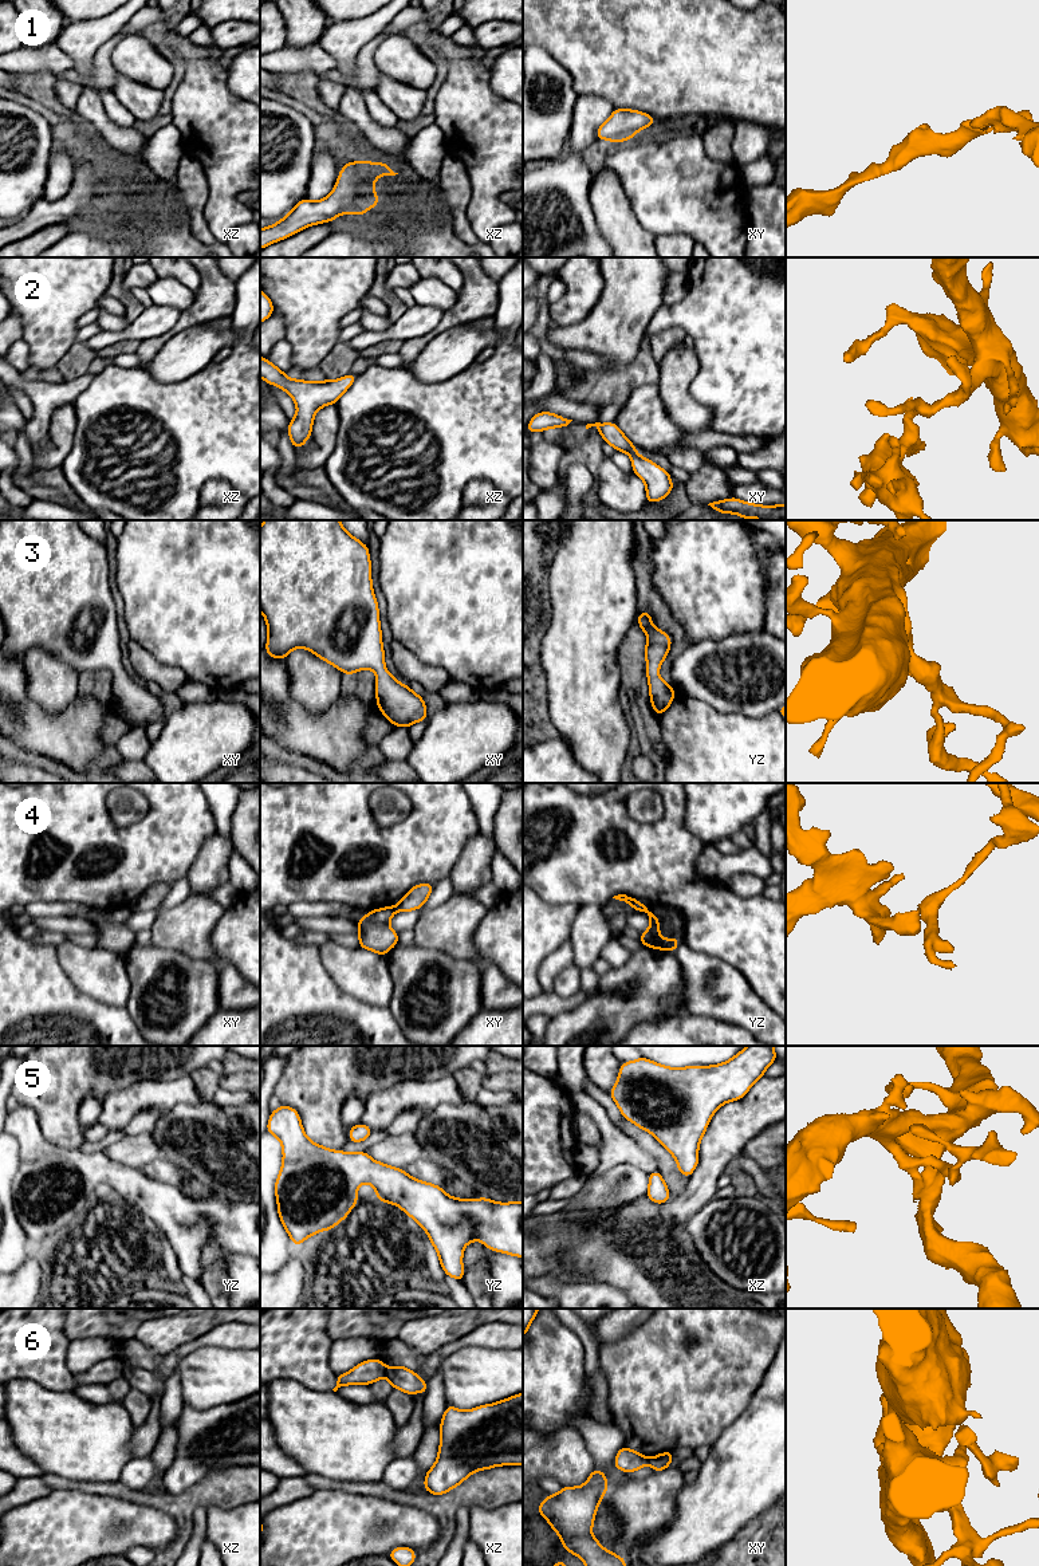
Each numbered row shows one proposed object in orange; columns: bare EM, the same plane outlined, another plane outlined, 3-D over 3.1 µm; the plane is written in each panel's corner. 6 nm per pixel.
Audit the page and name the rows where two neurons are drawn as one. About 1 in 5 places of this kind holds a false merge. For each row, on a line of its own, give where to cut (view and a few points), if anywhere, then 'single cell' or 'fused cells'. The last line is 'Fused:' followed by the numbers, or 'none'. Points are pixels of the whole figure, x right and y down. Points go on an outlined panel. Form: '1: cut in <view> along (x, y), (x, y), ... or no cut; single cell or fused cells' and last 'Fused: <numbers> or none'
1: no cut; single cell
2: no cut; single cell
3: no cut; single cell
4: cut in xy along (394, 907), (397, 909); fused cells
5: no cut; single cell
6: cut in xz along (385, 1368), (386, 1376); fused cells
Fused: 4, 6

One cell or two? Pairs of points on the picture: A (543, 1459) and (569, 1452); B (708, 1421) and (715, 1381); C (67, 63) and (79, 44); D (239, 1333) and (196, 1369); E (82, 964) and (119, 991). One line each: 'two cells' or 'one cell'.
A: one cell
B: one cell
C: two cells
D: two cells
E: one cell

